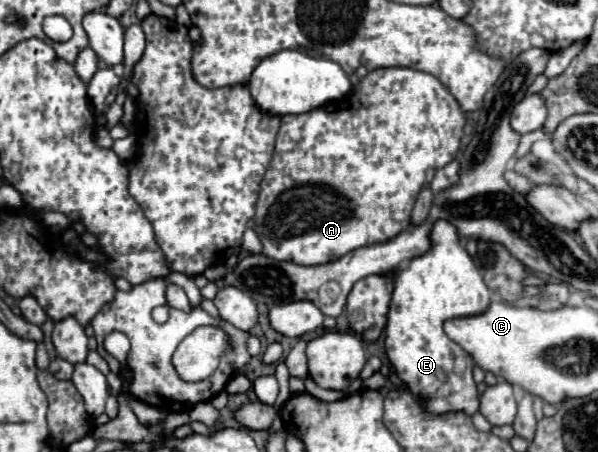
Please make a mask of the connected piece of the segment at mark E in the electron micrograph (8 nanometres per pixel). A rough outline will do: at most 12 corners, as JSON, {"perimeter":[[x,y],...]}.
{"perimeter":[[449,221],[395,277],[385,351],[429,413],[479,409],[445,335],[491,293]]}

